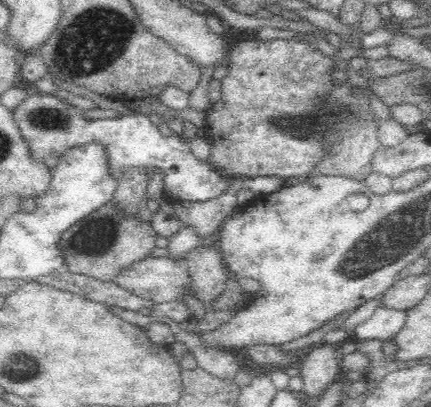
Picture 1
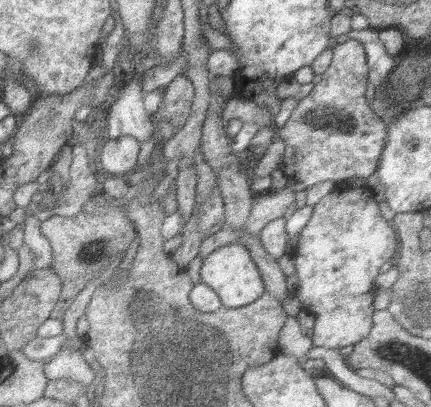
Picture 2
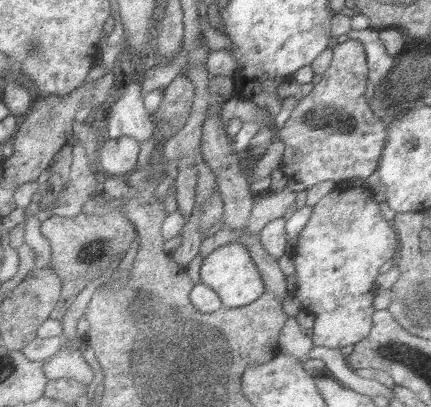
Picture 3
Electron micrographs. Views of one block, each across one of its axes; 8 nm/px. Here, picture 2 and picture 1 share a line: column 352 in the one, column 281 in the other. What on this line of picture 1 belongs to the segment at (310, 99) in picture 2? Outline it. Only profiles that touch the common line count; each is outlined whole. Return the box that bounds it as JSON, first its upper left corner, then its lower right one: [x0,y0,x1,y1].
[200,40,376,180]

